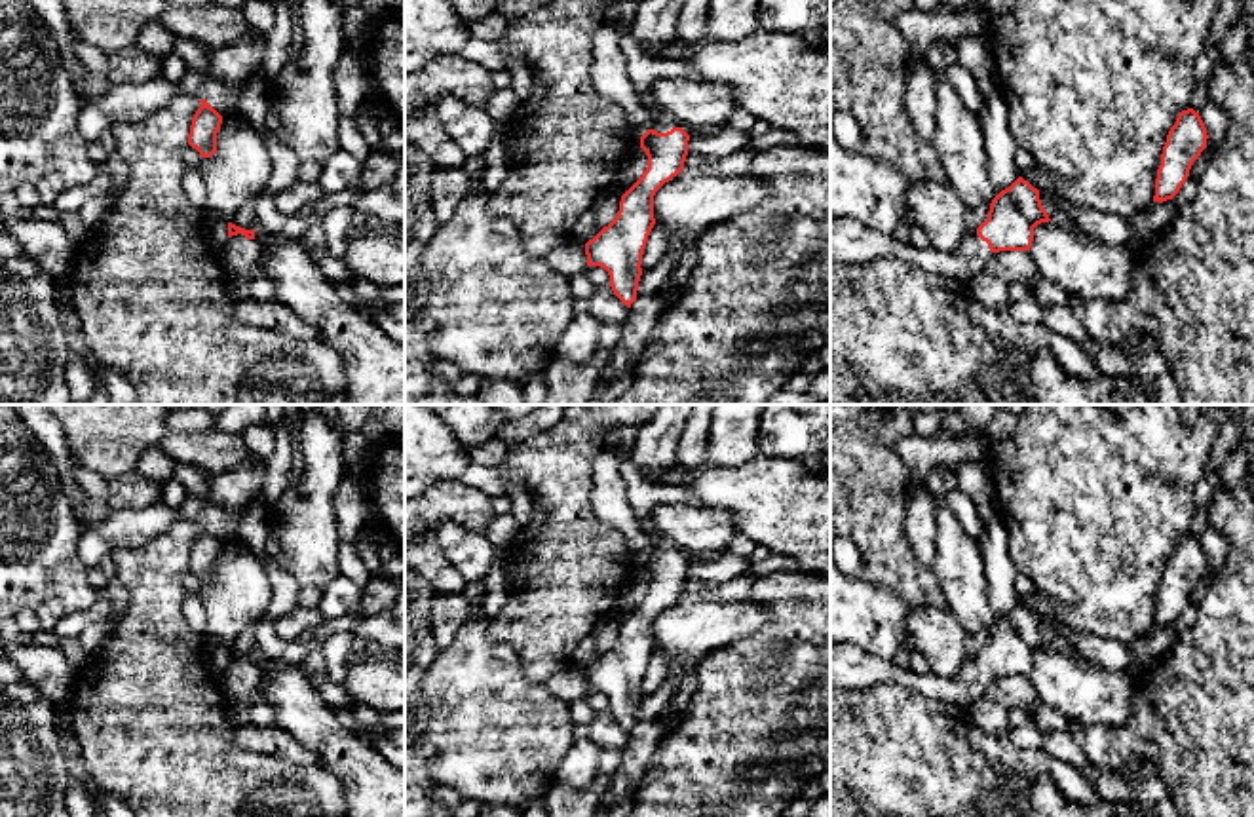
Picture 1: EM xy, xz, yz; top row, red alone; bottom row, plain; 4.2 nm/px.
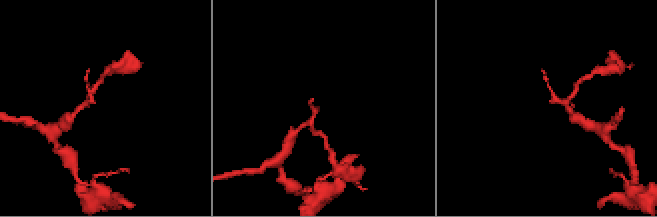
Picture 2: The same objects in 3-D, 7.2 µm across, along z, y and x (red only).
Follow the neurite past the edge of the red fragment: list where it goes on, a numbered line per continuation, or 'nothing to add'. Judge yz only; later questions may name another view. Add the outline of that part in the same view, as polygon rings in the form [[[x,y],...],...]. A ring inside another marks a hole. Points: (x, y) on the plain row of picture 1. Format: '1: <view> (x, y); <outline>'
1: yz (850, 667); [[[834,642],[830,648],[830,684],[844,690],[897,682],[935,703],[946,701],[967,711],[984,695],[992,680],[977,657],[967,663],[963,674],[946,678],[935,673],[918,674],[912,669],[901,669],[893,661],[874,657],[846,642]]]

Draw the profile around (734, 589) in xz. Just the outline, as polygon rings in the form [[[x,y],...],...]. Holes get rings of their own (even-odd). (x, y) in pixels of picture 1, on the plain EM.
[[[747,574],[722,581],[722,583],[688,580],[682,597],[694,595],[694,597],[709,598],[709,600],[716,600],[716,602],[735,602],[749,595],[754,581],[756,580]]]

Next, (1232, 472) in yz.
[[[1233,448],[1220,464],[1220,488],[1235,488],[1248,475],[1244,454]]]

